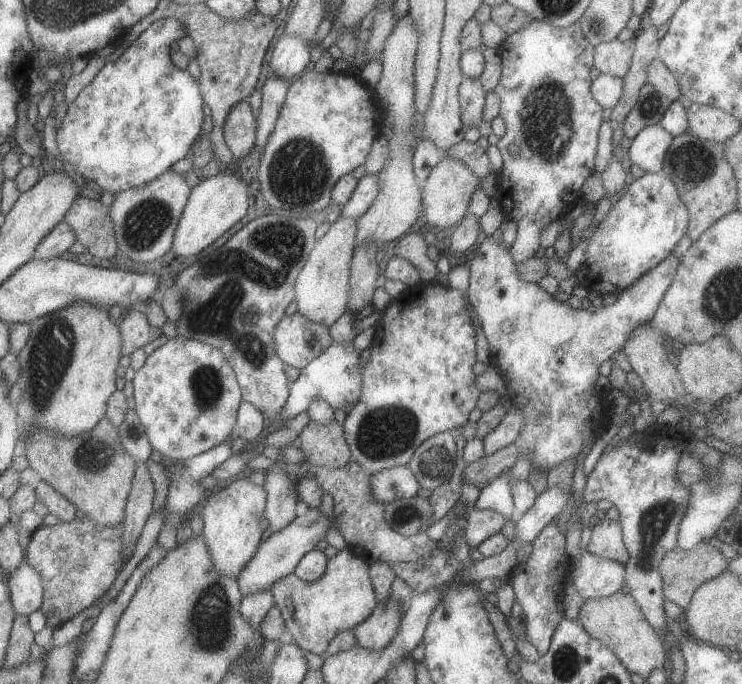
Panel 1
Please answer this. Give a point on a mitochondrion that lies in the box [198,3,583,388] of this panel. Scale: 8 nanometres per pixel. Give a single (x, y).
(548, 126)

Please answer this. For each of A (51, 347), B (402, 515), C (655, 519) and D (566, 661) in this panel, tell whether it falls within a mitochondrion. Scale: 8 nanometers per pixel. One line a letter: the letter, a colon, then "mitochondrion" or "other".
A: mitochondrion
B: mitochondrion
C: mitochondrion
D: mitochondrion

